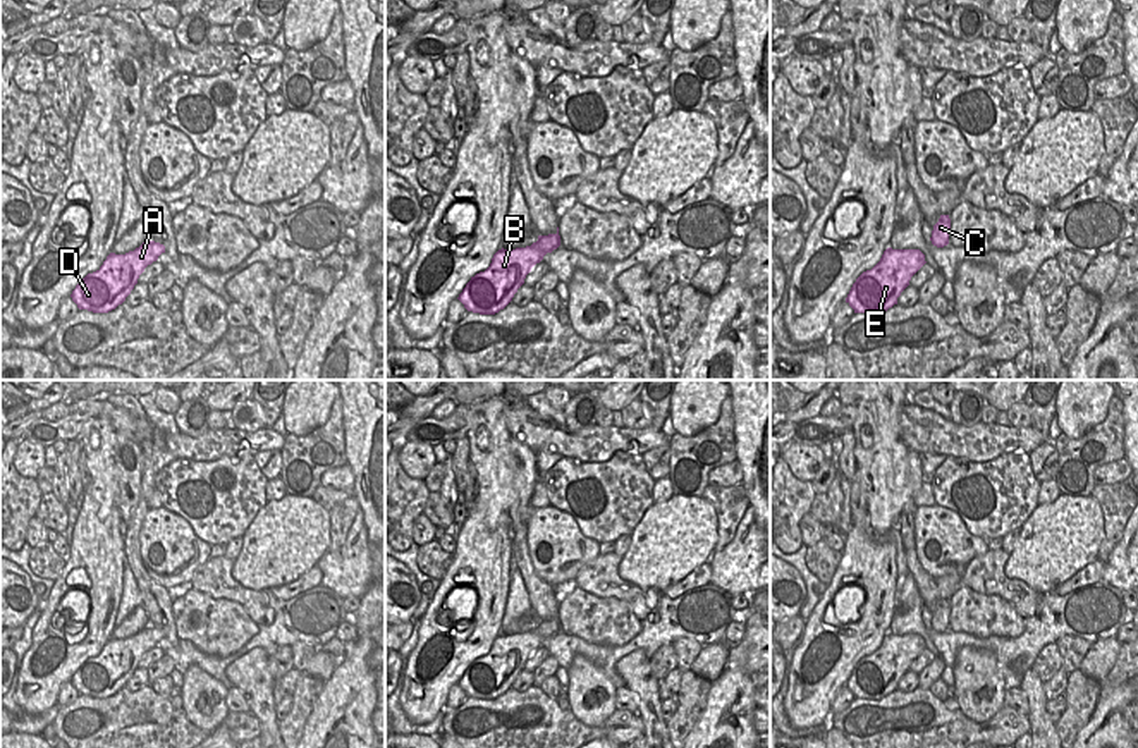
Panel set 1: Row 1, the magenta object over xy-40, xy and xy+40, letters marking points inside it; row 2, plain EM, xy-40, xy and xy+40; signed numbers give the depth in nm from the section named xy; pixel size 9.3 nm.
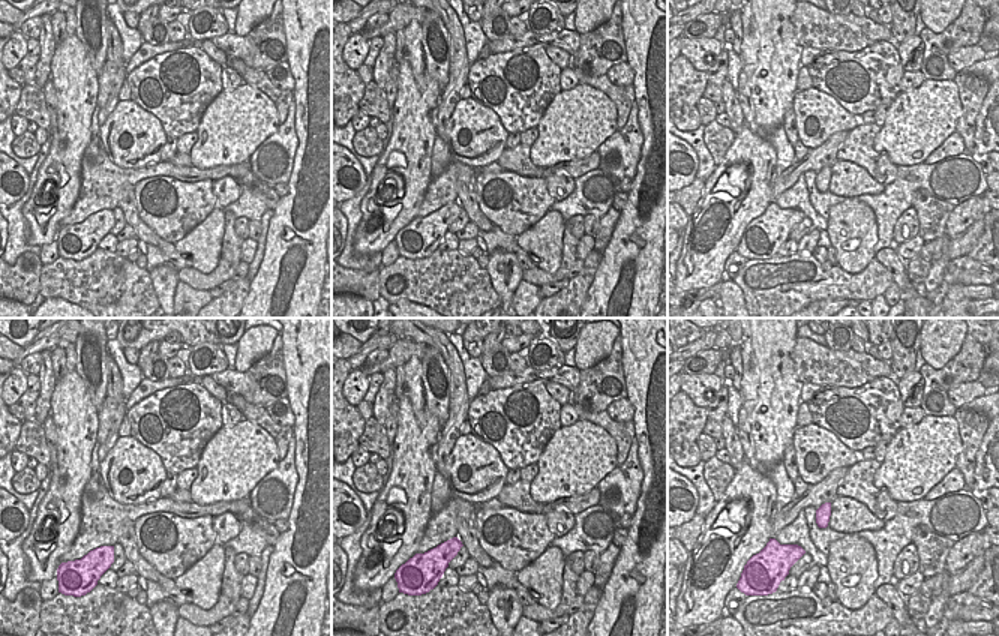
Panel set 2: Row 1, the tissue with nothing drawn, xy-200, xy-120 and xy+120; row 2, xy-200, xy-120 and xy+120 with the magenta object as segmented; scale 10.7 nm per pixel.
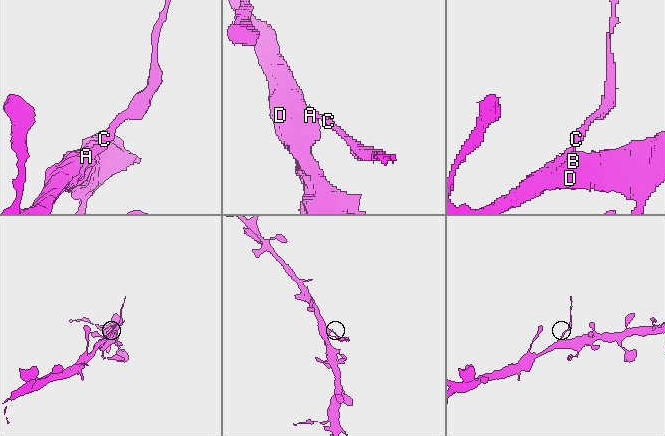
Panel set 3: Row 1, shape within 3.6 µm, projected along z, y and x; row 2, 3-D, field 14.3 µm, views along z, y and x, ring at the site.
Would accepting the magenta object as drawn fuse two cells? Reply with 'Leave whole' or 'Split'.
Split.

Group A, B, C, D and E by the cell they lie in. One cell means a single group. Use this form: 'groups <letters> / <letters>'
groups A B D E / C

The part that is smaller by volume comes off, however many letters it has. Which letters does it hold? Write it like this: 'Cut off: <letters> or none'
Cut off: C

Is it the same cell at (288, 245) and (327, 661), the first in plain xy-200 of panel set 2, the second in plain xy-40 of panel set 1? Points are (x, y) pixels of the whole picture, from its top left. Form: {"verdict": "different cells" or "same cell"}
{"verdict": "different cells"}

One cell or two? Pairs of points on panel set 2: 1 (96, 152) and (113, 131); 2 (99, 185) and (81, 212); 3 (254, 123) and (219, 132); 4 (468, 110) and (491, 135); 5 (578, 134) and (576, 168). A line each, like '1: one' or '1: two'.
1: two
2: one
3: one
4: one
5: two

